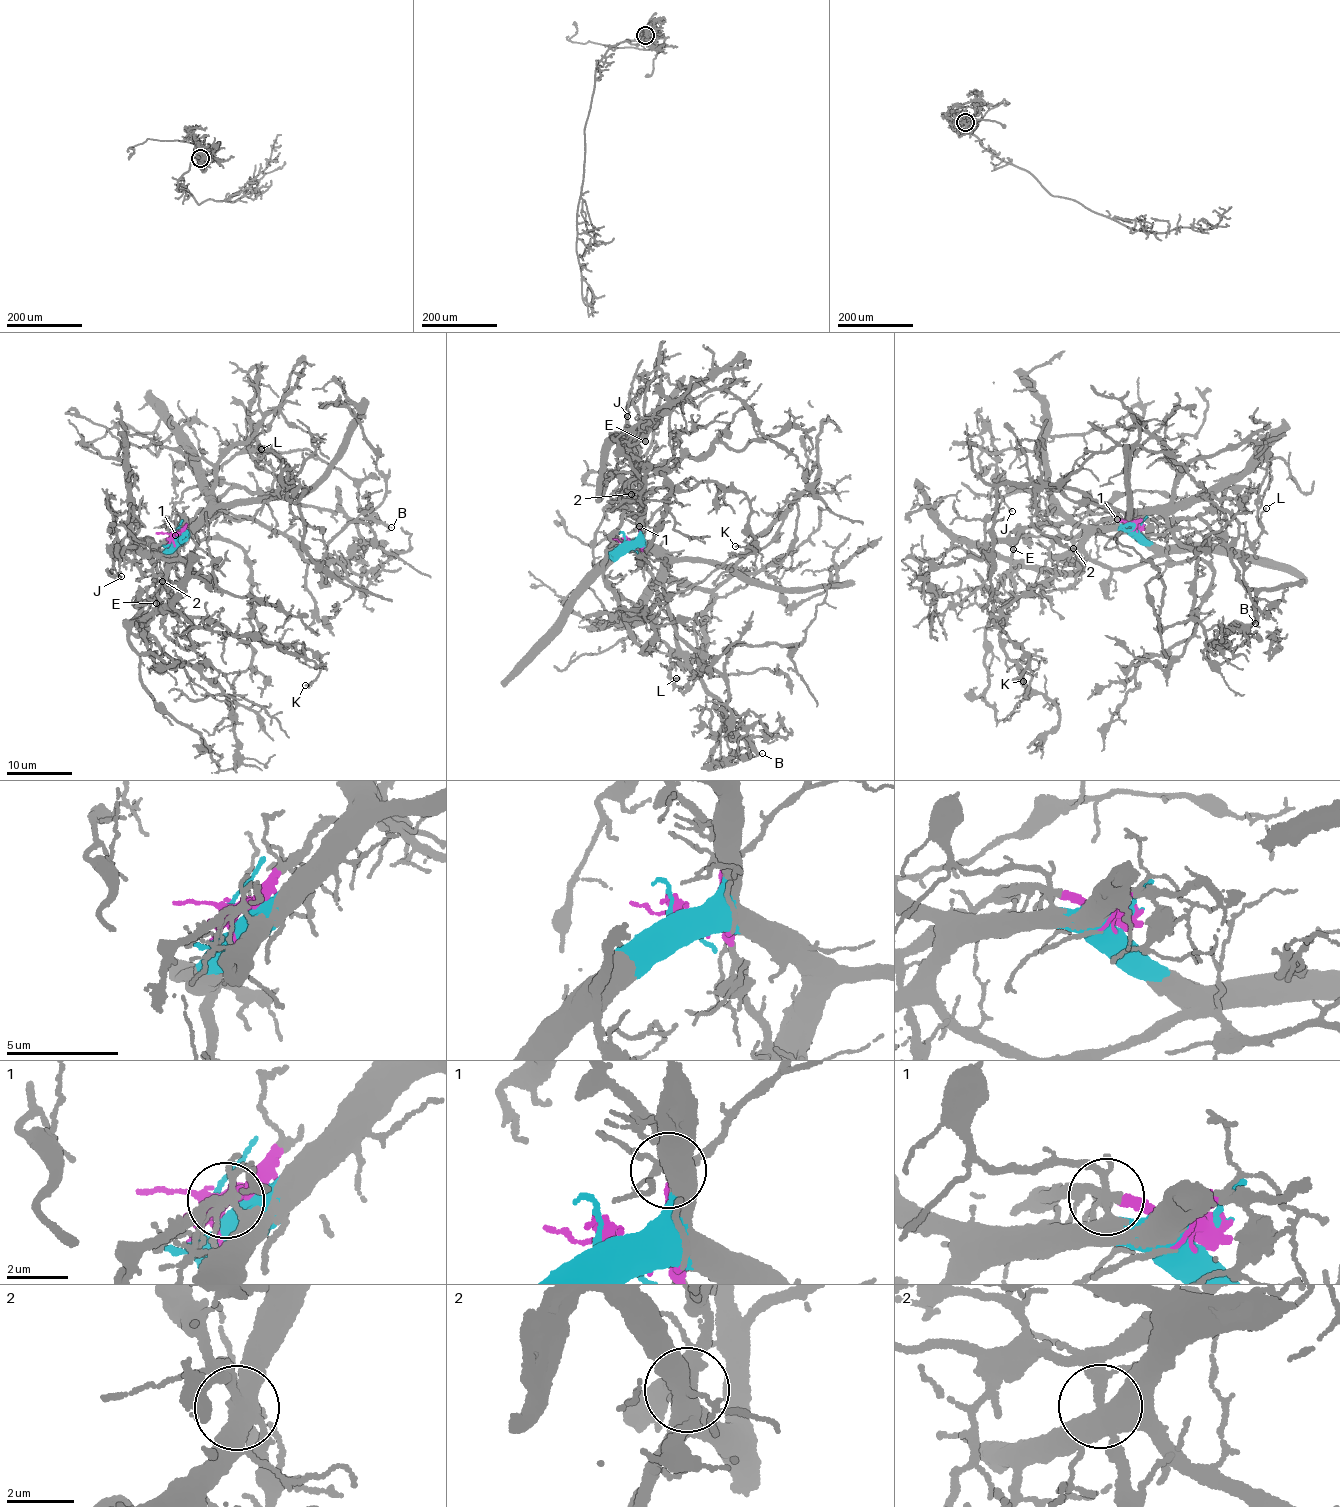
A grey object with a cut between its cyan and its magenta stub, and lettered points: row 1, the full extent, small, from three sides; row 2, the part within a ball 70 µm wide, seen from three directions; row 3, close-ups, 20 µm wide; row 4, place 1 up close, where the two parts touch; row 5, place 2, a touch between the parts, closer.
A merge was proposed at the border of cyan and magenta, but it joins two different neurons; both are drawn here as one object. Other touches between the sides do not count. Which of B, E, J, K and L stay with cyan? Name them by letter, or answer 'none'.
J, K

